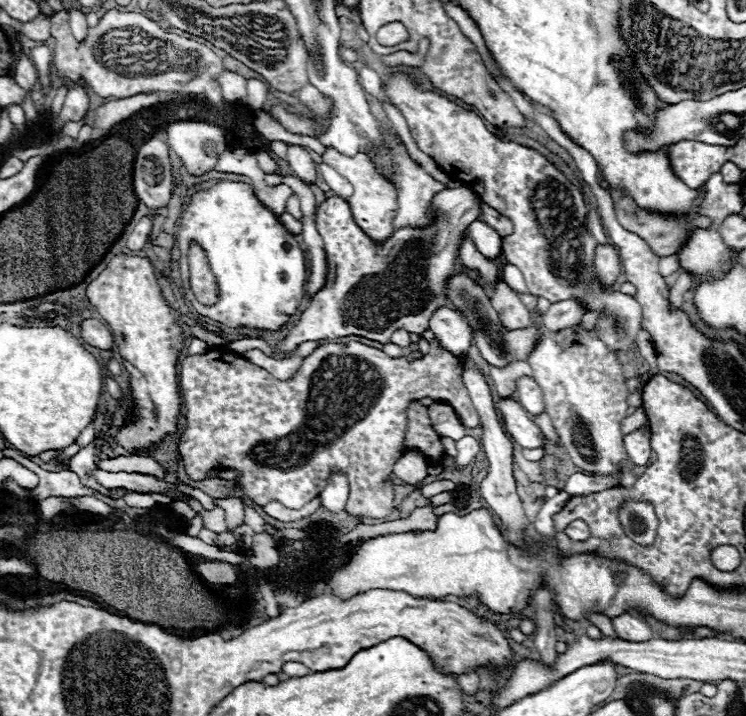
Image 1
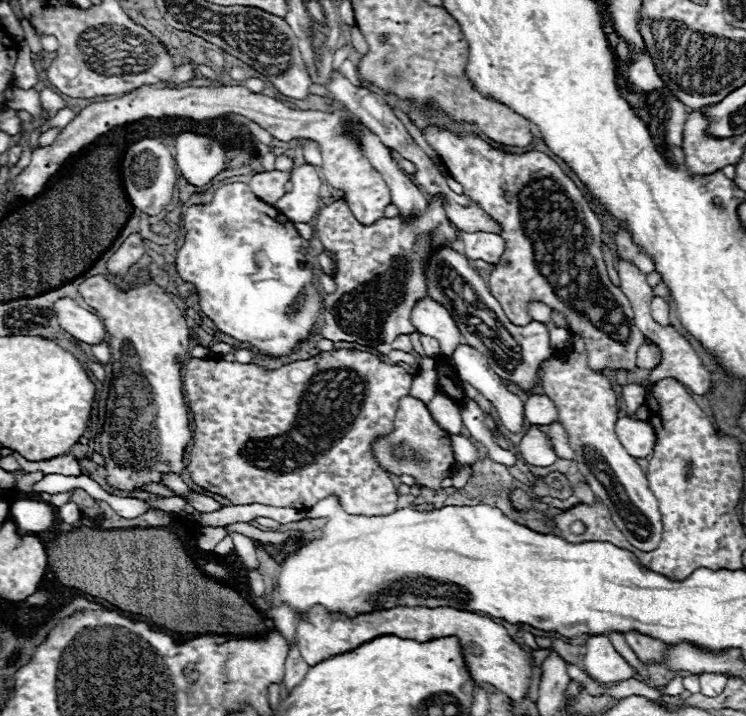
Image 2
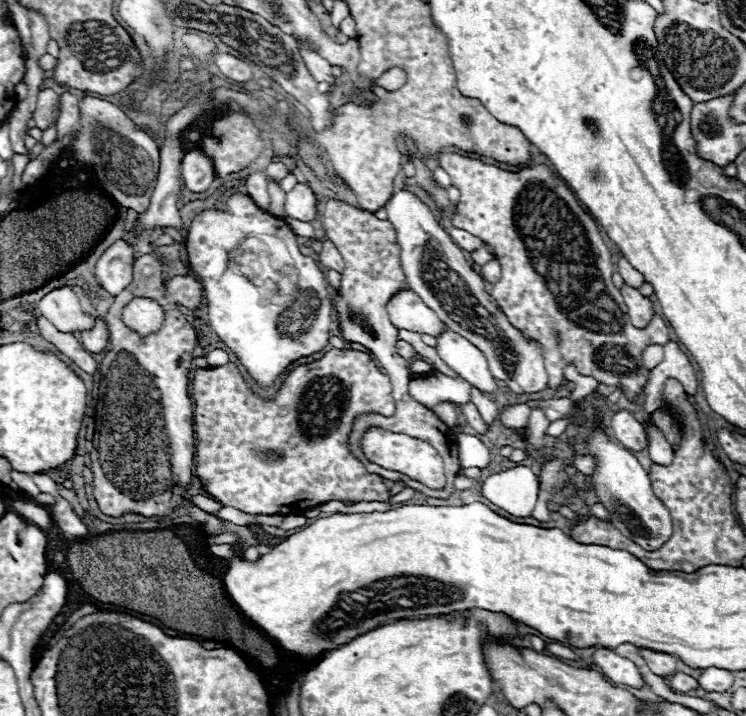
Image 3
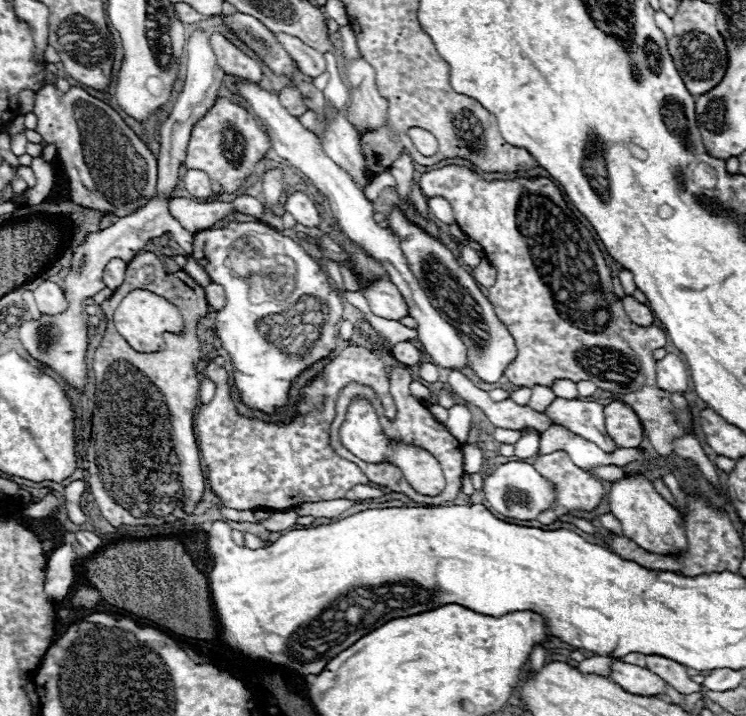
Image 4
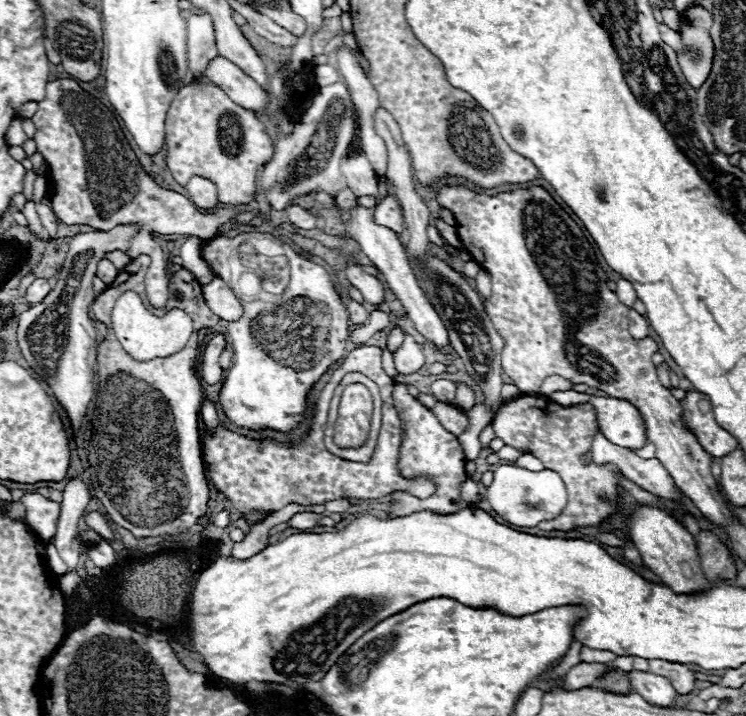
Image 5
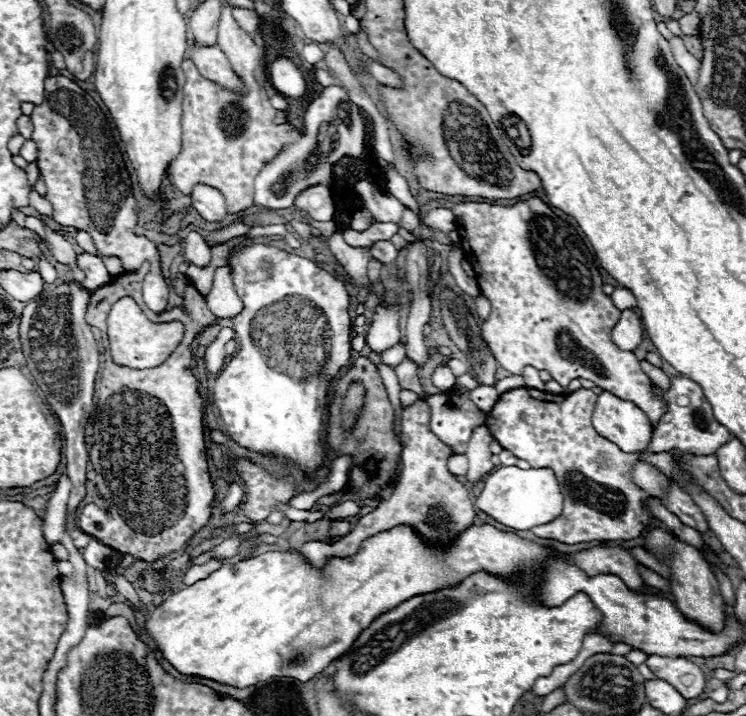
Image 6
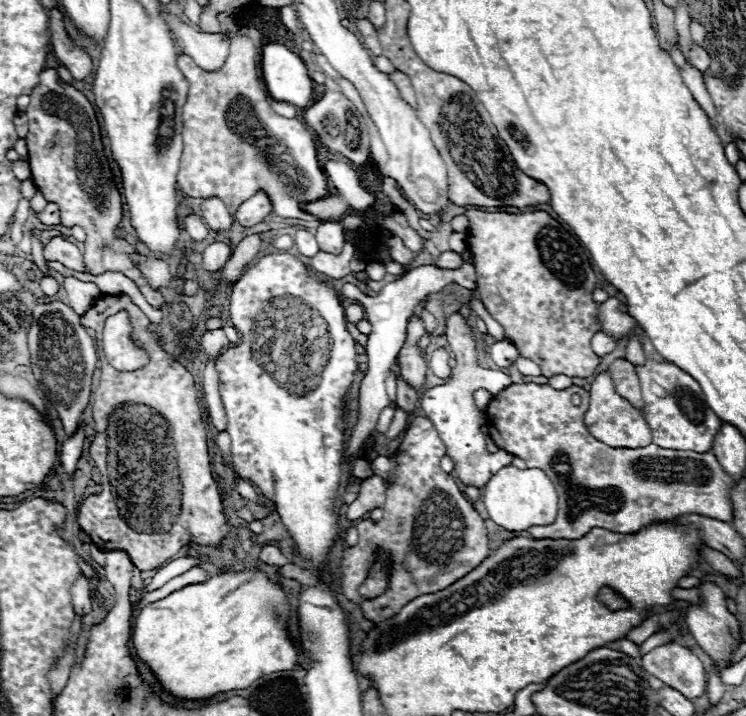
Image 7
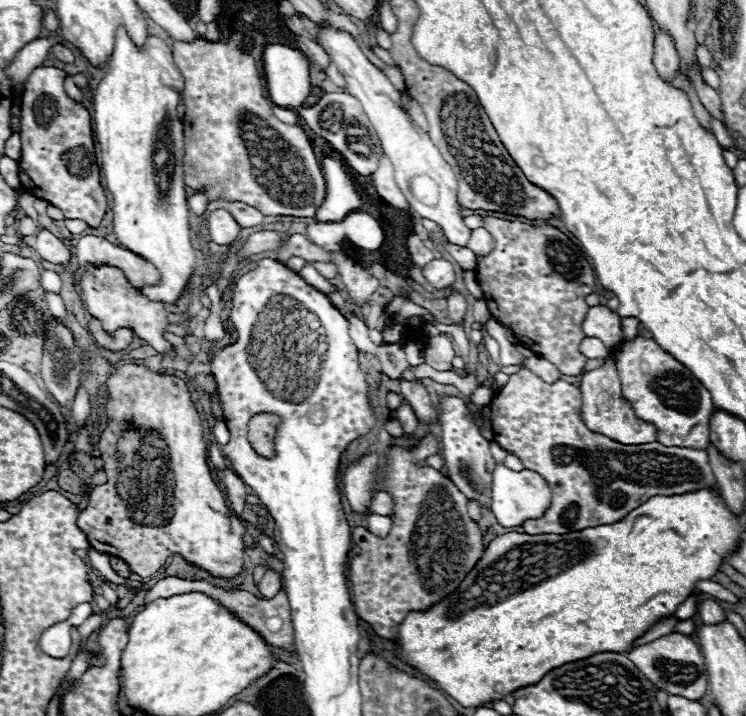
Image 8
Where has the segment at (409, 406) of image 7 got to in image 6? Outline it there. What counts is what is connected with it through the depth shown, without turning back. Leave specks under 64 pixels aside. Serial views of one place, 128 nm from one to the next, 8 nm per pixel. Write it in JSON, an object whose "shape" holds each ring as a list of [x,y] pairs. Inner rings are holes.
{"shape":[[[404,358],[402,364],[396,368],[396,376],[398,376],[402,390],[412,390],[416,394],[424,394],[422,386],[420,386],[420,378],[418,378],[418,368],[408,358]]]}

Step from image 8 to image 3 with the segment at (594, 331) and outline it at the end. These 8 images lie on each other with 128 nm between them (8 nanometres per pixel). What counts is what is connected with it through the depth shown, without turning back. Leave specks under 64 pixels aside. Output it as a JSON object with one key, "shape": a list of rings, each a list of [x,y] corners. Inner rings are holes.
{"shape":[[[620,256],[620,260],[618,260],[618,272],[620,272],[620,276],[624,278],[624,282],[626,282],[628,286],[632,286],[632,288],[640,288],[640,286],[644,284],[644,276],[642,276],[636,268],[632,268],[632,266],[624,260],[624,256]]]}

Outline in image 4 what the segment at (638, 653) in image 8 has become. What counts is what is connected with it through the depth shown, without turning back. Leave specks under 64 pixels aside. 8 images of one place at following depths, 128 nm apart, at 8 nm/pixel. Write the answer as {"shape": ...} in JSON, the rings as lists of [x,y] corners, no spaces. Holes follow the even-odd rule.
{"shape":[[[646,656],[646,668],[658,676],[662,676],[662,680],[666,680],[674,690],[678,690],[680,694],[692,694],[696,690],[700,690],[702,686],[696,684],[688,672],[686,672],[686,666],[674,662],[674,660],[668,660],[668,658],[662,658],[662,656]]]}

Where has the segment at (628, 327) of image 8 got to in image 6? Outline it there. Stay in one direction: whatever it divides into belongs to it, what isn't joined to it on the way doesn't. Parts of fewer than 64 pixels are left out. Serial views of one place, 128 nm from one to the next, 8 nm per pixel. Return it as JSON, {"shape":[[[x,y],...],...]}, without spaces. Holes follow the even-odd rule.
{"shape":[[[640,360],[640,368],[656,382],[656,384],[660,384],[660,386],[664,386],[664,388],[668,388],[670,386],[670,382],[668,382],[668,376],[658,368],[658,366],[652,366],[650,362],[646,362],[646,360]]]}

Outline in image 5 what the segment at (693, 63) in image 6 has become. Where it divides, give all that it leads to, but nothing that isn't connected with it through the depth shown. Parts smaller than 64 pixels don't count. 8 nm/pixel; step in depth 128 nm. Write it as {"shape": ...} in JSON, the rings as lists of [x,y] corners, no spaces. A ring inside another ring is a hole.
{"shape":[[[660,24],[660,36],[662,36],[662,40],[664,40],[666,44],[670,44],[670,48],[674,48],[674,52],[676,52],[676,54],[680,54],[680,52],[684,50],[684,44],[682,44],[680,34],[678,34],[678,32],[674,32],[674,30],[670,30],[668,26]]]}

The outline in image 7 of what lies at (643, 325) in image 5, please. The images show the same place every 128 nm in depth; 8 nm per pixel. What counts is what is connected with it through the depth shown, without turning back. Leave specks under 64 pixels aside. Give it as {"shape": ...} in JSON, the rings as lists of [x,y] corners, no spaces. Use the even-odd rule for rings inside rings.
{"shape":[[[598,332],[598,334],[592,336],[590,346],[592,346],[592,352],[594,352],[596,356],[604,356],[604,354],[608,354],[608,352],[612,352],[612,350],[616,348],[616,342],[614,342],[612,338],[608,338],[606,334]]]}

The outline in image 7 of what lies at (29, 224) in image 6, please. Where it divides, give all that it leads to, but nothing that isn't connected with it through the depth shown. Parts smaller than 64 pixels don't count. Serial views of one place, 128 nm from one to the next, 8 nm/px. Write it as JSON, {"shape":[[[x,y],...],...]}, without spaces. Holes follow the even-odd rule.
{"shape":[[[64,278],[64,290],[68,294],[70,306],[82,316],[100,296],[100,290],[94,282],[82,282],[76,278]]]}

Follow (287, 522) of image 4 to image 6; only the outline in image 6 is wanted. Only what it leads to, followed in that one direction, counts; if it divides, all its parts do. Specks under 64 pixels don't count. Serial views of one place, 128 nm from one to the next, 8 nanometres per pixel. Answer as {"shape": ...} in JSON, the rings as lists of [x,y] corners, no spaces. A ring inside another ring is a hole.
{"shape":[[[348,500],[348,502],[342,502],[342,504],[338,504],[338,506],[334,506],[330,512],[326,512],[324,516],[328,516],[328,518],[332,518],[332,520],[338,520],[338,518],[348,518],[348,516],[356,516],[360,512],[360,506],[356,504],[356,502],[352,502],[352,500]]]}

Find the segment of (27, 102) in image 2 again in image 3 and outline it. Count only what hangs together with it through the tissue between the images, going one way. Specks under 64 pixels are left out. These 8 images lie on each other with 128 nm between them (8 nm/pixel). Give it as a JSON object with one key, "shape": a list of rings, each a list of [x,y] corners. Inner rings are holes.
{"shape":[[[50,88],[40,90],[38,92],[38,106],[32,114],[32,118],[36,122],[36,128],[46,130],[52,122],[56,122],[58,116],[60,116],[60,98],[58,98],[58,94]]]}

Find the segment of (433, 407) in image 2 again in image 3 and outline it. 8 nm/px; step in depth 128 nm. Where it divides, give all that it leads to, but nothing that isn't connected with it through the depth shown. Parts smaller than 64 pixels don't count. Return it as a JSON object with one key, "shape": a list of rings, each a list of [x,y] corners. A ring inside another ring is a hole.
{"shape":[[[442,402],[442,404],[436,404],[432,408],[432,412],[446,424],[446,426],[454,426],[458,422],[458,414],[456,414],[456,408],[450,404],[450,402]]]}

